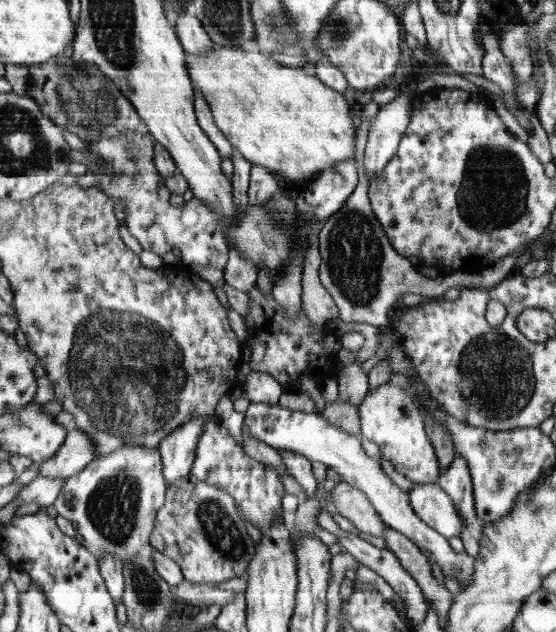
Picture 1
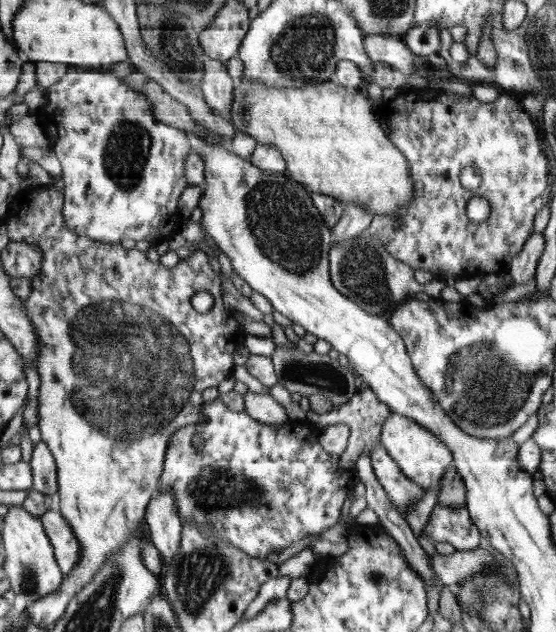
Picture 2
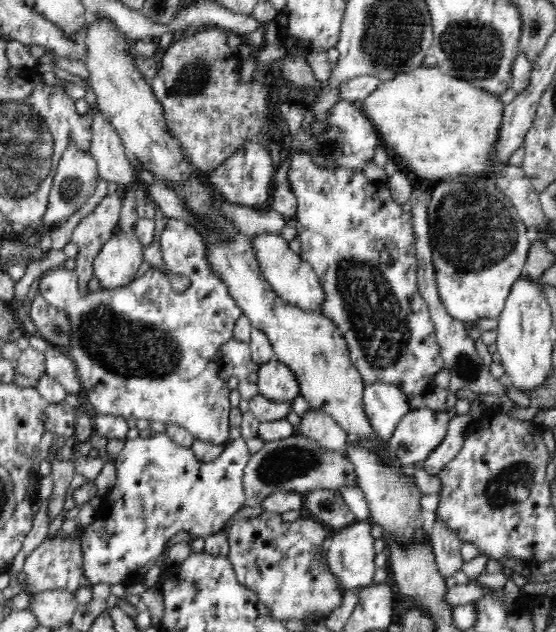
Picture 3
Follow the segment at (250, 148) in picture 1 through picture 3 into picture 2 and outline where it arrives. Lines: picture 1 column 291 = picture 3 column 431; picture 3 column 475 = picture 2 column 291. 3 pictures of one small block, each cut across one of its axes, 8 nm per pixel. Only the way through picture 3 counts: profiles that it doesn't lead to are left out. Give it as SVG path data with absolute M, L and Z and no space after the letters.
M242 75L234 84L234 101L231 123L235 130L252 136L257 144L268 144L284 156L286 172L296 182L309 187L312 192L334 197L343 204L358 203L372 216L394 216L396 209L408 205L414 197L414 180L410 176L409 160L394 146L385 129L378 122L380 107L374 108L370 94L360 94L328 80L303 87L285 87L258 83Z

